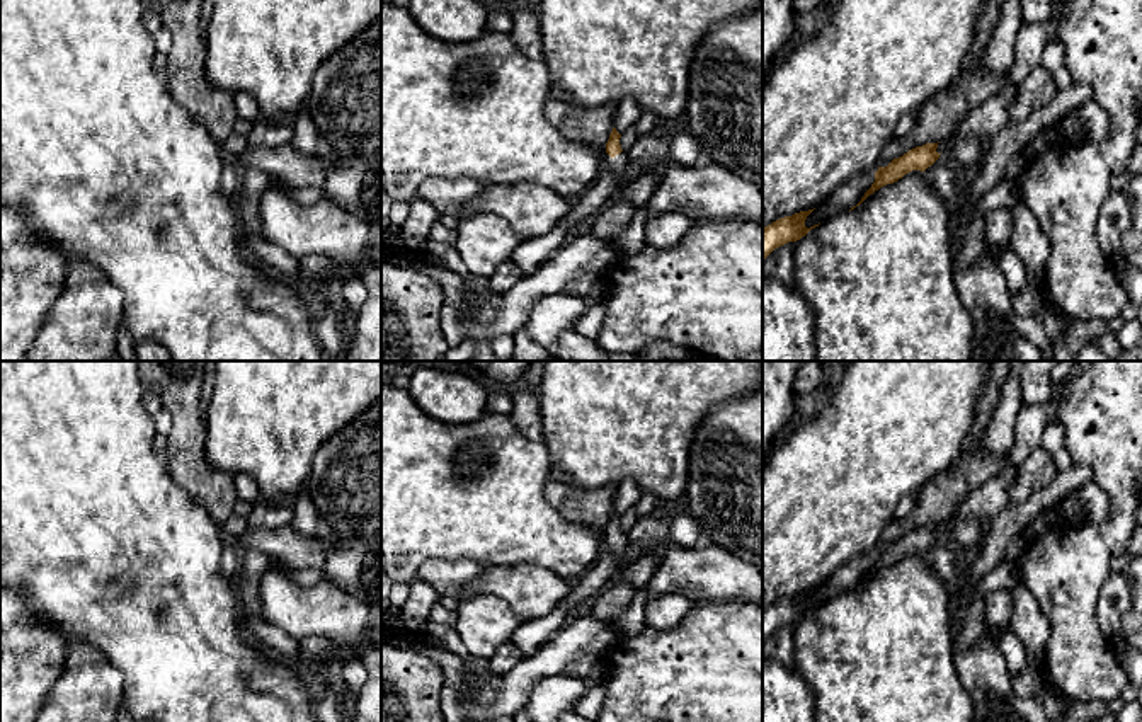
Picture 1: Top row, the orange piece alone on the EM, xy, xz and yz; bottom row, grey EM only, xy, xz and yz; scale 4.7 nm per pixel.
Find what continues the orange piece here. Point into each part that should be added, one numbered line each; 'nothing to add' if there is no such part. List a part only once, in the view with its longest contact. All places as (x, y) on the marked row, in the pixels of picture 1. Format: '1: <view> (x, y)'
1: xz (615, 166)

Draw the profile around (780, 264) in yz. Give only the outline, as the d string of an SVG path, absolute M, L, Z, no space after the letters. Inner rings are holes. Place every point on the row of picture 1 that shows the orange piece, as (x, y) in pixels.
M788 242L774 249L762 261L762 274L788 286L795 286L795 244L797 242Z

